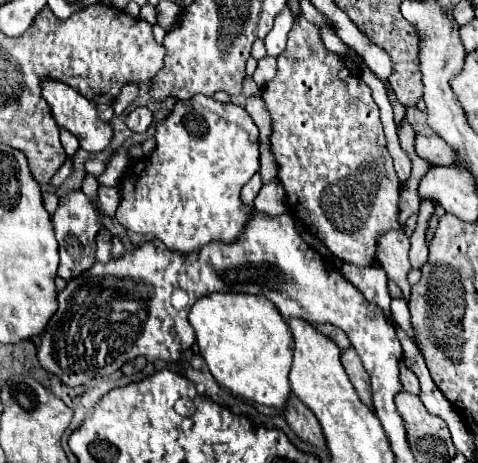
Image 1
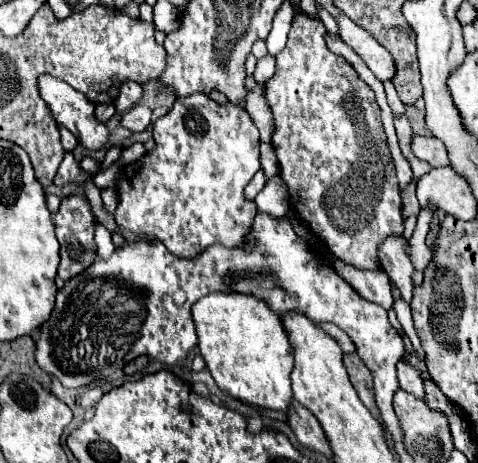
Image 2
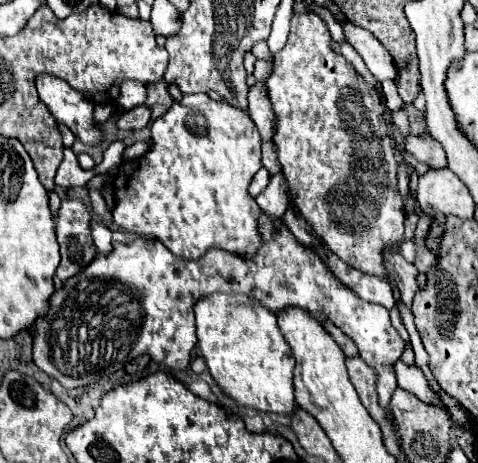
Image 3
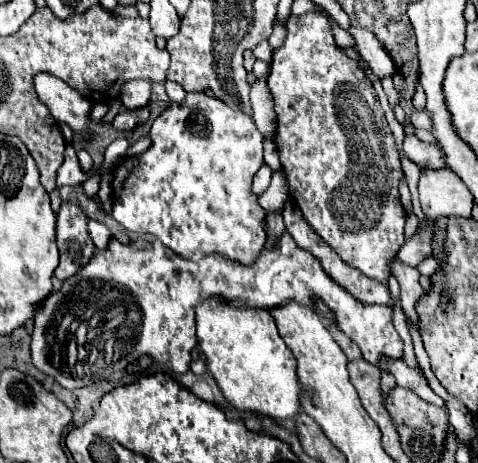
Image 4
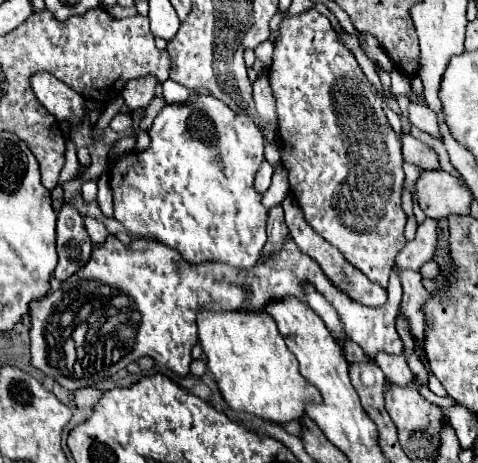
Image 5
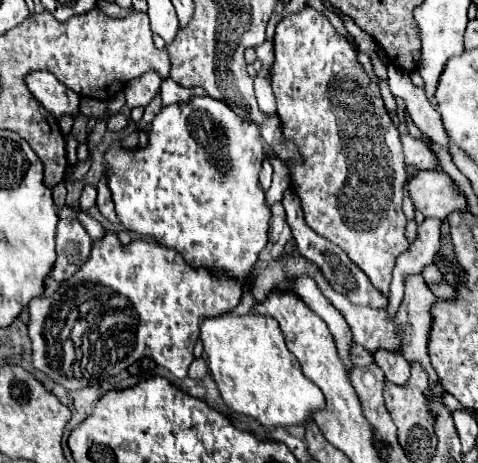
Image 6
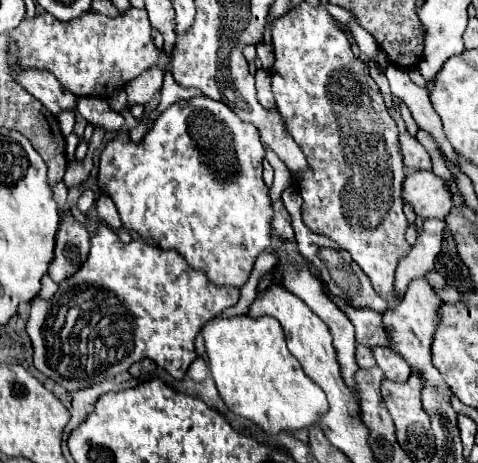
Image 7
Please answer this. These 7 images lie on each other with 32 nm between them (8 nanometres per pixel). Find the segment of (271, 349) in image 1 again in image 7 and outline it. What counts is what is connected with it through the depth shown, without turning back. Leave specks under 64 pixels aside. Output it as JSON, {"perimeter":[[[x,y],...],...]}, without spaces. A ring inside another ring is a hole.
{"perimeter":[[[234,316],[228,320],[210,320],[206,326],[202,326],[202,336],[206,342],[210,374],[212,378],[216,378],[216,388],[230,412],[234,412],[236,416],[244,416],[266,434],[280,434],[280,432],[292,434],[294,430],[320,424],[322,416],[328,412],[328,400],[322,388],[316,386],[304,374],[300,362],[288,352],[284,330],[276,318]]]}

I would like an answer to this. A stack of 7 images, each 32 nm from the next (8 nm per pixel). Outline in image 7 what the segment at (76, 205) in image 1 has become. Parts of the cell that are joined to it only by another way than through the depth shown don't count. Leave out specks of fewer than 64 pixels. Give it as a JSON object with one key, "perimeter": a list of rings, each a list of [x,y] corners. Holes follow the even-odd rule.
{"perimeter":[[[66,214],[66,218],[58,228],[54,260],[48,266],[48,276],[54,282],[66,280],[86,260],[88,250],[90,250],[88,230],[80,222],[76,222],[70,214]]]}

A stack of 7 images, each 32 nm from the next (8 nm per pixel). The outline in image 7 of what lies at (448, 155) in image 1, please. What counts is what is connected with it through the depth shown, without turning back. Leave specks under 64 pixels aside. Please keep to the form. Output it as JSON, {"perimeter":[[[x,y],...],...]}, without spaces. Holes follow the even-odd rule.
{"perimeter":[[[404,132],[398,136],[398,142],[400,142],[400,154],[402,154],[404,168],[408,170],[430,170],[432,168],[428,152],[424,150],[420,142],[416,142],[414,136]]]}

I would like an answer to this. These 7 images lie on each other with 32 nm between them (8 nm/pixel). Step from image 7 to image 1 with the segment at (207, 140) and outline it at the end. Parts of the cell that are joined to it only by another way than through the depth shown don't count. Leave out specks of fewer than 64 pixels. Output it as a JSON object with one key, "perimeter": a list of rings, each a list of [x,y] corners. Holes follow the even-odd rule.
{"perimeter":[[[197,94],[190,100],[178,100],[178,102],[174,104],[174,110],[170,112],[170,116],[166,116],[164,120],[160,120],[160,122],[156,124],[156,134],[154,134],[154,138],[156,138],[156,148],[154,148],[148,156],[144,156],[142,160],[130,164],[130,166],[124,170],[122,178],[120,178],[120,184],[118,184],[118,186],[120,186],[120,196],[122,196],[122,200],[120,200],[120,206],[118,206],[118,210],[116,210],[116,220],[118,220],[126,230],[140,232],[140,234],[154,234],[154,236],[156,236],[158,240],[162,240],[170,250],[176,250],[176,252],[180,252],[180,254],[198,252],[202,246],[206,246],[206,244],[210,244],[210,242],[224,242],[224,244],[236,242],[236,240],[240,238],[240,234],[244,232],[244,228],[246,228],[246,224],[248,224],[248,220],[250,220],[250,216],[252,216],[252,212],[254,212],[254,206],[252,206],[252,204],[244,204],[242,198],[240,198],[242,186],[260,170],[260,160],[258,160],[258,154],[260,154],[260,152],[258,152],[258,128],[256,128],[256,124],[252,122],[250,114],[248,114],[242,106],[236,106],[236,104],[232,104],[232,102],[222,104],[222,102],[212,97]]]}

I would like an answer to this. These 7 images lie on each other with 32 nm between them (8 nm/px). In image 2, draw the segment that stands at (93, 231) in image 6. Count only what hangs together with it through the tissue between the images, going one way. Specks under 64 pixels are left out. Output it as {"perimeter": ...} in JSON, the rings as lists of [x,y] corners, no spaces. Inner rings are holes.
{"perimeter":[[[96,224],[96,228],[94,228],[94,240],[96,240],[96,248],[98,248],[96,250],[98,258],[106,258],[106,256],[110,256],[114,252],[112,234],[110,234],[110,230],[106,226]]]}

